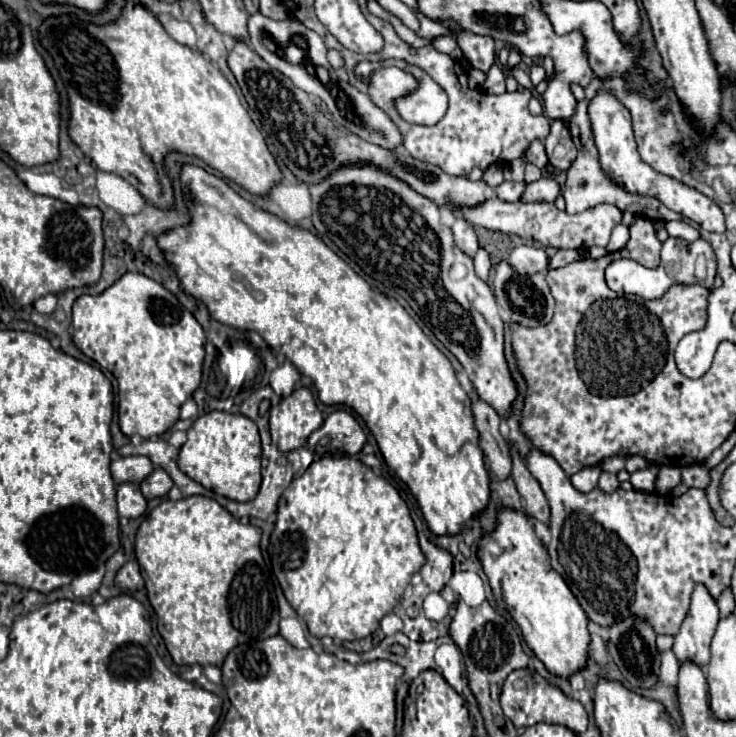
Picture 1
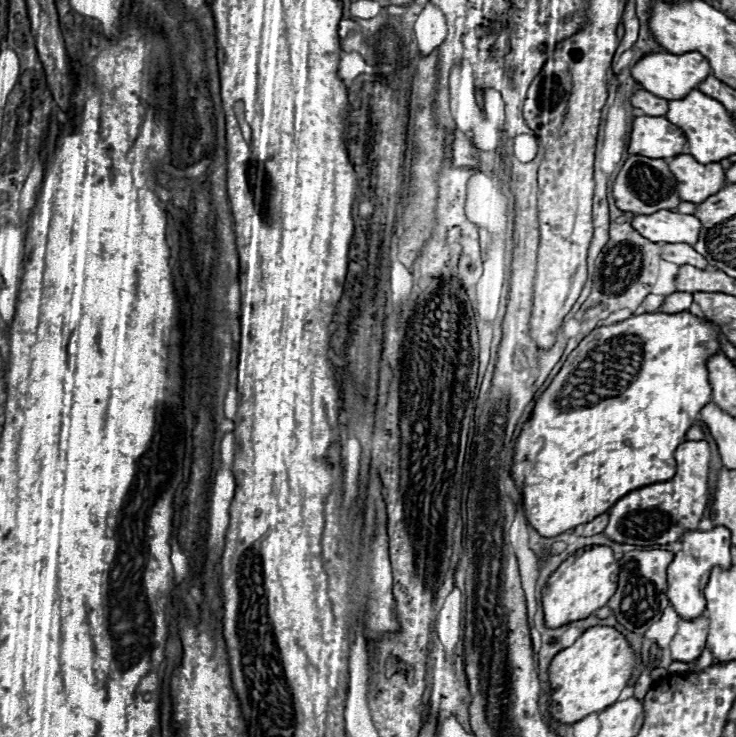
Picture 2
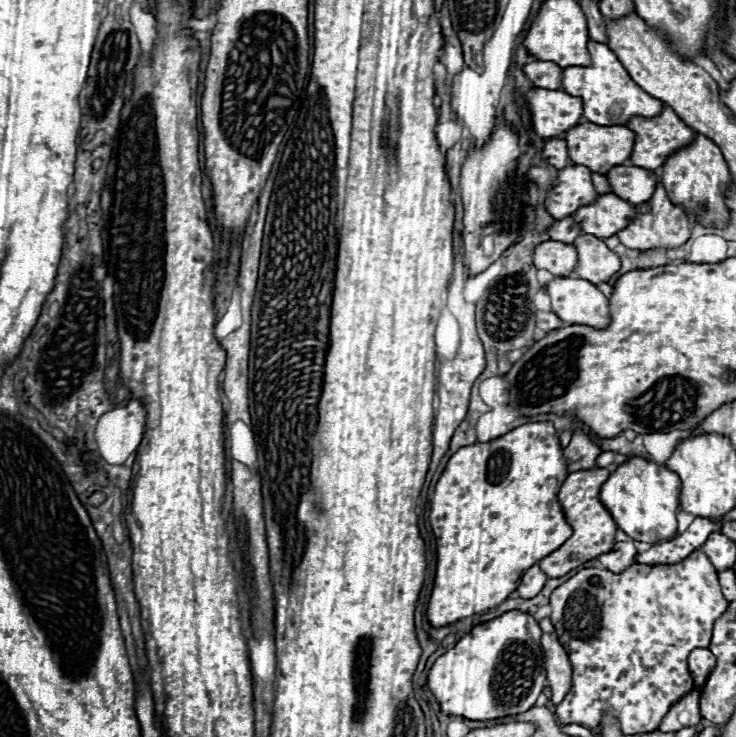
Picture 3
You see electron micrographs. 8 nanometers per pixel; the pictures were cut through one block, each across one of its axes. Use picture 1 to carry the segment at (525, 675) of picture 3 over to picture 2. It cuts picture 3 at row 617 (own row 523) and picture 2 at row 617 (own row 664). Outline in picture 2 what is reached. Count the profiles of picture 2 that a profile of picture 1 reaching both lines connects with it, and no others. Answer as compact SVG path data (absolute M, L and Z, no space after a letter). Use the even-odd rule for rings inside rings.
M590 546L576 560L564 560L560 568L548 578L546 588L542 590L542 608L546 626L558 628L568 622L588 618L596 610L608 604L618 586L618 560L610 546Z

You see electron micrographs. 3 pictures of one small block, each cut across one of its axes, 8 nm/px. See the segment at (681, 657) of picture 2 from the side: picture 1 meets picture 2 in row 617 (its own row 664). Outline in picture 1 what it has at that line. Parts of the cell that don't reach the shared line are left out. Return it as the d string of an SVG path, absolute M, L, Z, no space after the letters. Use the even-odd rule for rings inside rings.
M696 584L690 610L674 638L674 654L680 662L694 660L704 666L710 660L710 642L718 624L718 606L704 584Z

